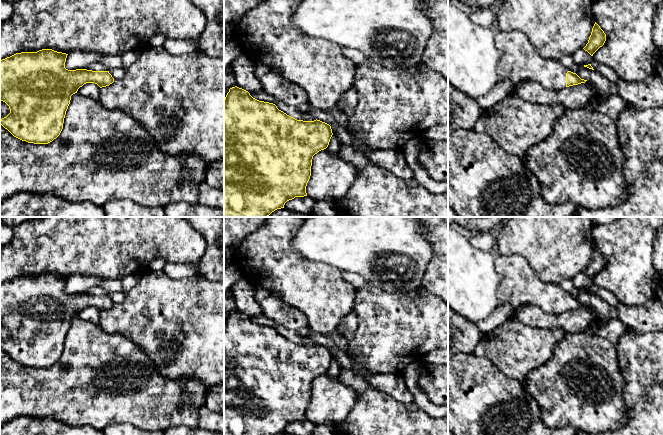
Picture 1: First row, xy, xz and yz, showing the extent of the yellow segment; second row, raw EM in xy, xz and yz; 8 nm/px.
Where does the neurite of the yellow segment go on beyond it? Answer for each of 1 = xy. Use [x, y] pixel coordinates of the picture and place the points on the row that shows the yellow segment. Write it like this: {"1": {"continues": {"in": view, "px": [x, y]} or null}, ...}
{"1": {"continues": null}}

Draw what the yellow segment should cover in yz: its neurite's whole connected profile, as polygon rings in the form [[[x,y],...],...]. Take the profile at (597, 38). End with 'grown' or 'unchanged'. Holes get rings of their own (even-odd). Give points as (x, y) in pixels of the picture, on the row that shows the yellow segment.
[[[595,22],[591,35],[589,37],[588,43],[583,48],[585,51],[587,51],[591,56],[604,45],[606,41],[606,34],[604,31],[600,28],[600,26]]] | unchanged

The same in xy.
[[[42,49],[16,53],[0,60],[0,100],[10,109],[0,124],[14,137],[34,144],[52,142],[60,135],[71,96],[80,87],[86,83],[95,83],[102,88],[114,82],[109,71],[66,69],[67,55],[52,49]]] | unchanged

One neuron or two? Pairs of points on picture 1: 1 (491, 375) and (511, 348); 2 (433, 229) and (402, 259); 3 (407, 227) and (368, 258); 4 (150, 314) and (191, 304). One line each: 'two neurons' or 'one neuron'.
1: two neurons
2: two neurons
3: one neuron
4: one neuron

